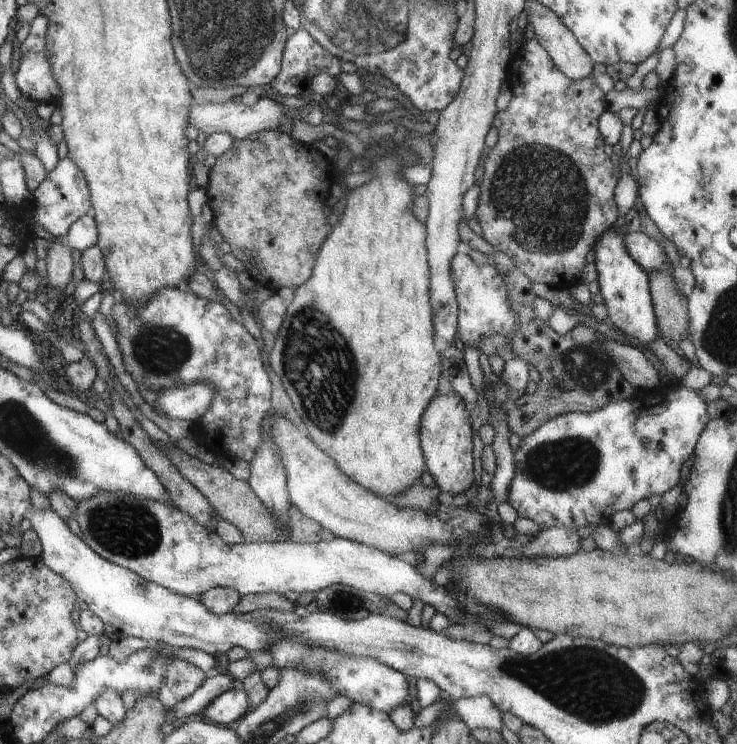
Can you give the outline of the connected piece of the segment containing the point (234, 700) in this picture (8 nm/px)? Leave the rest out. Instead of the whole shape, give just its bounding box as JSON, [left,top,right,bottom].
[201,686,251,725]

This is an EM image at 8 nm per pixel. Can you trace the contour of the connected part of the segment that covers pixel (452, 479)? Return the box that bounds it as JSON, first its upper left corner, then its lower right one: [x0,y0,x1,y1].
[419,394,473,495]

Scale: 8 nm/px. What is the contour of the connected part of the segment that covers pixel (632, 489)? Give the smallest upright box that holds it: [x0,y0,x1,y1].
[507,385,708,528]

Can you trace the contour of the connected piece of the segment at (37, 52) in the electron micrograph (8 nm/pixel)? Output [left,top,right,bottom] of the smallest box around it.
[13,13,61,107]

